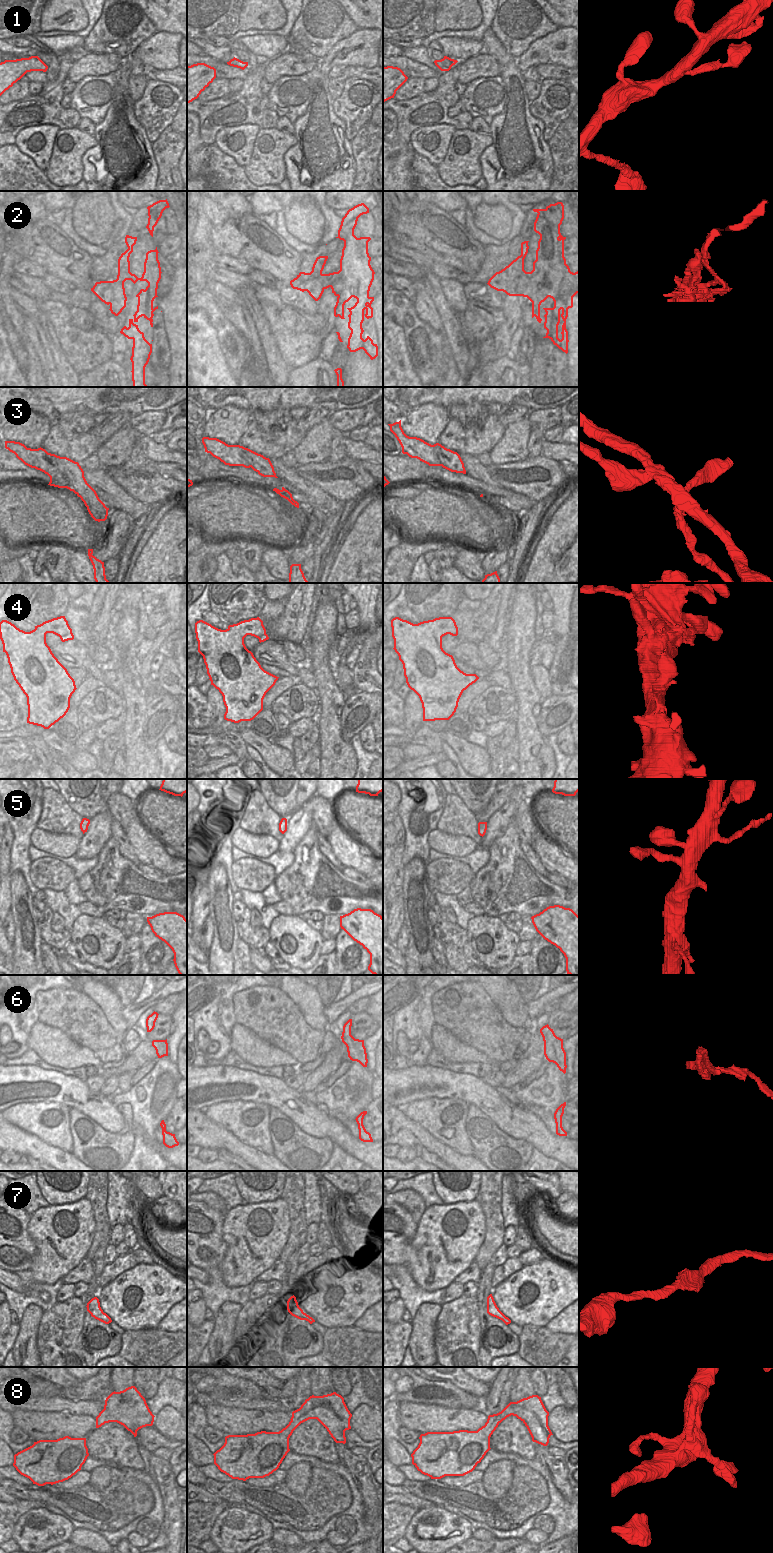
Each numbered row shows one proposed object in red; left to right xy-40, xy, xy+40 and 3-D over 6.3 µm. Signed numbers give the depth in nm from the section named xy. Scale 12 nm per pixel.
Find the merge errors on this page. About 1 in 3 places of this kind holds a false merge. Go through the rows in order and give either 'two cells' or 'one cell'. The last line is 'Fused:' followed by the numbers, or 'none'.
1: one cell
2: two cells
3: two cells
4: one cell
5: one cell
6: one cell
7: one cell
8: two cells
Fused: 2, 3, 8

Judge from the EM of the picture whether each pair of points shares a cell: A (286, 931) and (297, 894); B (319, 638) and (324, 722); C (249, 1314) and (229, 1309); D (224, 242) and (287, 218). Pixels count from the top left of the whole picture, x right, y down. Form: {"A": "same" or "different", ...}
{"A": "different", "B": "same", "C": "different", "D": "different"}

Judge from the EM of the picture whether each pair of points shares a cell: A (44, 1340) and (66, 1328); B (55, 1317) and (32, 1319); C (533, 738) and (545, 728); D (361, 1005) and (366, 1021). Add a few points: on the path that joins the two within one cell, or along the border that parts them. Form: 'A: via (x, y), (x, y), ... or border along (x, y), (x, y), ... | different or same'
A: via (49, 1340), (61, 1330) | same
B: border along (43, 1312), (35, 1341) | different
C: border along (535, 717), (539, 732), (546, 738) | different
D: border along (365, 1010), (352, 1015) | different

